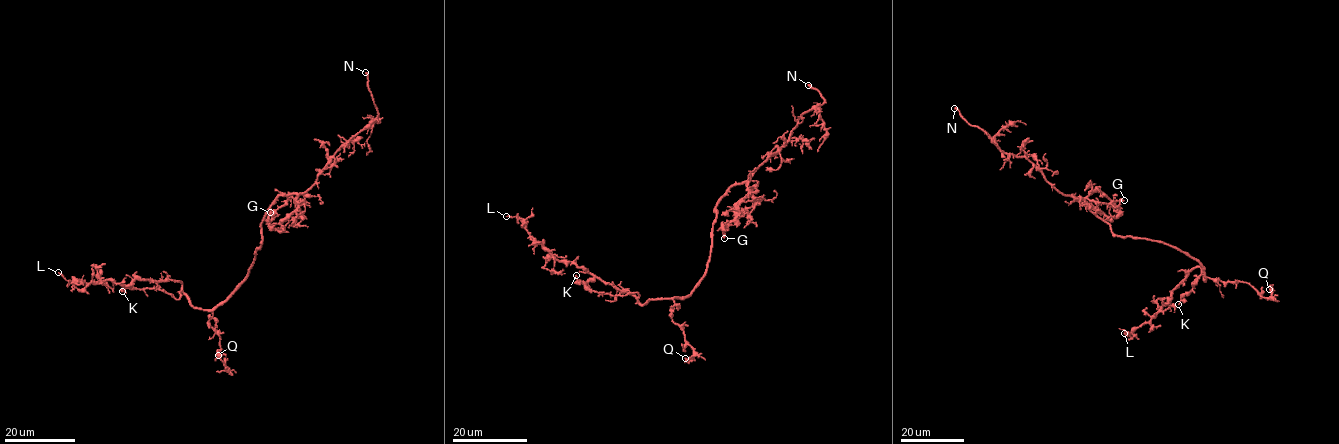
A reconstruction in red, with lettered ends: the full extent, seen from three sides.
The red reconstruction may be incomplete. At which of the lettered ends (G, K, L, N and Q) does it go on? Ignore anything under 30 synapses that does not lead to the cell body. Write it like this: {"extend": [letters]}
{"extend": ["N"]}

